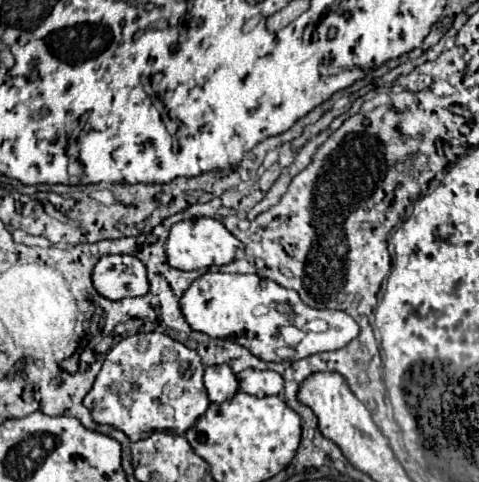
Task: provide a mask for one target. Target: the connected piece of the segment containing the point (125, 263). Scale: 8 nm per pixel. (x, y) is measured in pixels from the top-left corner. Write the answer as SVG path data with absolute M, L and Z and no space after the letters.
M124 254L102 256L92 270L92 282L98 294L108 300L144 296L148 292L144 264Z

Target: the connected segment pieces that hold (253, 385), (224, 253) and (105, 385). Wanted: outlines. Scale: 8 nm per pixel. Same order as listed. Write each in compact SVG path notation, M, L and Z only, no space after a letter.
M244 370L236 374L240 382L240 390L254 394L258 398L270 396L270 394L280 394L284 390L284 380L278 372L272 370Z
M192 218L172 226L166 240L168 264L176 270L198 270L208 266L230 264L230 256L236 256L236 250L242 248L242 242L234 238L220 220L216 218Z
M140 332L124 338L108 352L92 390L84 398L84 406L92 412L92 420L96 424L114 426L116 430L122 430L132 442L162 430L166 432L176 430L176 434L184 434L188 428L196 424L196 420L210 406L210 400L206 404L206 388L202 376L204 376L204 366L196 350L186 348L184 344L176 342L174 338L162 332L150 332L150 334Z

